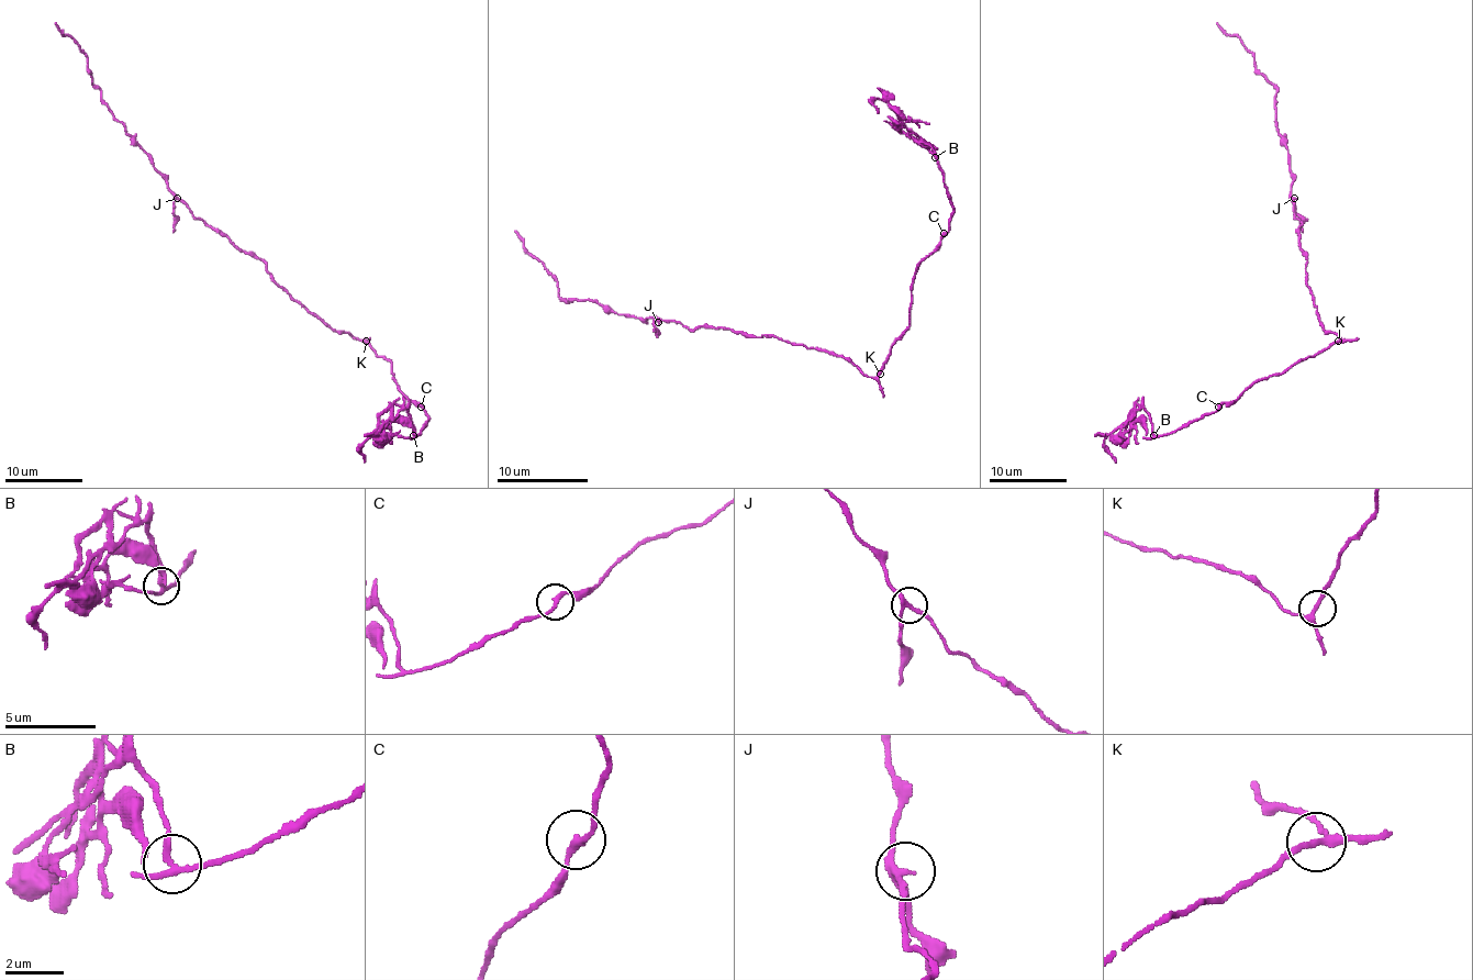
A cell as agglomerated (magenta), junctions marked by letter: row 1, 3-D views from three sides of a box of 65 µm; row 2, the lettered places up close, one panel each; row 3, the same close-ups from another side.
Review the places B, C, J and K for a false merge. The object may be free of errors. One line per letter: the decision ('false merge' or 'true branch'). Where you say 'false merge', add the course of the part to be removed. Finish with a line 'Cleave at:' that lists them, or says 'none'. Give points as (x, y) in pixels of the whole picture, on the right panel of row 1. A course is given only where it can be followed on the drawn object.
B: false merge | (1153, 435), (1153, 424), (1147, 414), (1115, 427), (1105, 437), (1105, 443), (1116, 463)
C: true branch
J: true branch
K: true branch
Cleave at: B

